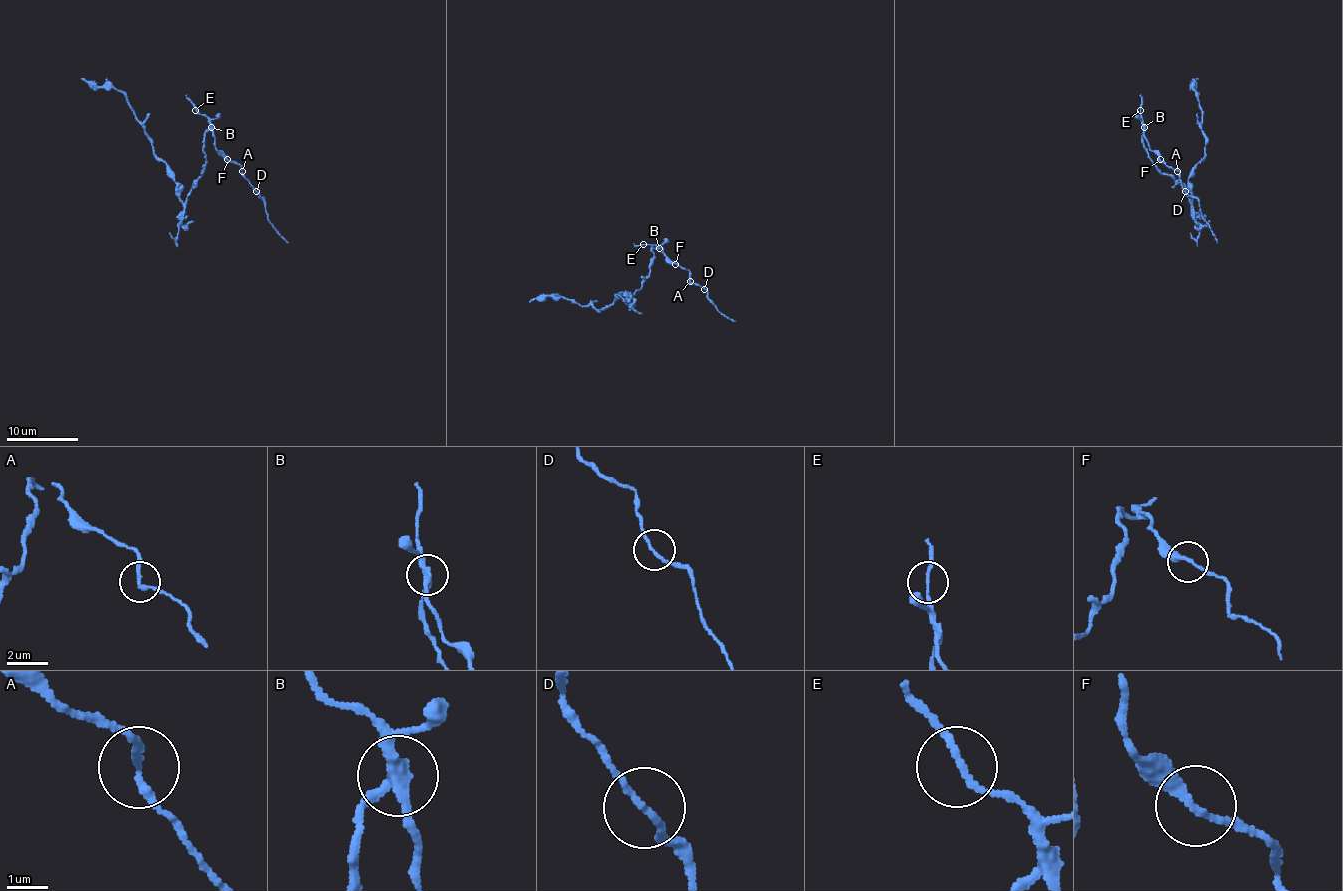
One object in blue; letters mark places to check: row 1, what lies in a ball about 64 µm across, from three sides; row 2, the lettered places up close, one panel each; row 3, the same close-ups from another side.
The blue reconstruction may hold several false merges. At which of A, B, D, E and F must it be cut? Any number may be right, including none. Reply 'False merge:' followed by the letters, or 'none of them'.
False merge: B, D

